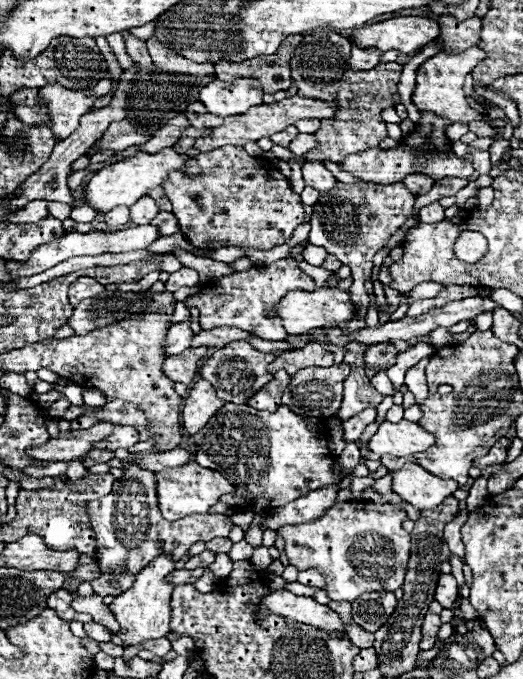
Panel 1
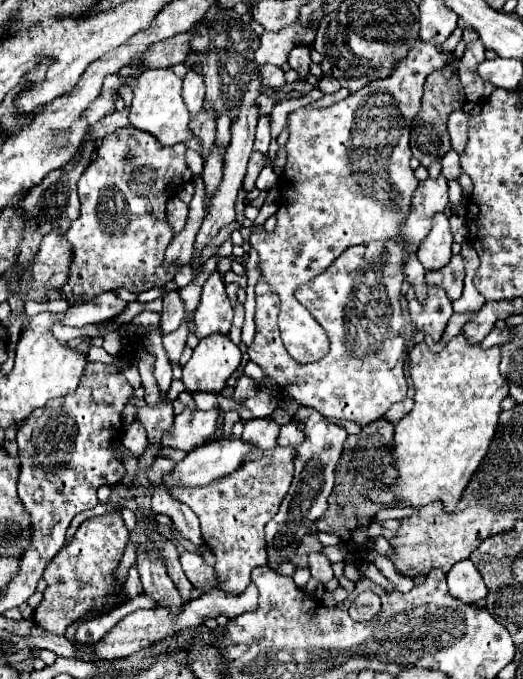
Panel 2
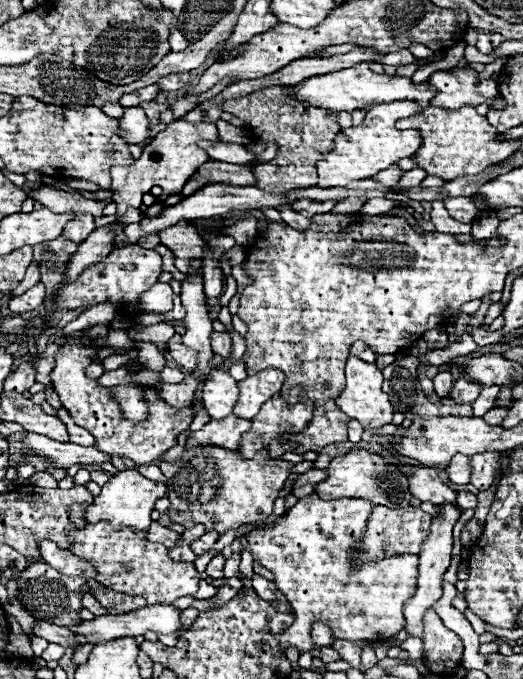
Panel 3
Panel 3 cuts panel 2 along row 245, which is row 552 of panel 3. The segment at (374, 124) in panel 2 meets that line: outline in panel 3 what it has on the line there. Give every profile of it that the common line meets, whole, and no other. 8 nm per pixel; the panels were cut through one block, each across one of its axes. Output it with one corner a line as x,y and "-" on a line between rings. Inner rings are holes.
310,494
306,498
300,498
274,528
254,530
246,536
254,560
274,574
276,588
286,594
286,598
292,602
296,612
294,624
278,634
278,646
282,650
296,648
298,652
310,652
312,650
310,622
318,618
324,618
324,622
332,628
334,638
340,638
340,640
388,640
406,626
402,608
406,600
410,600
416,592
418,556
400,554
390,558
366,560
358,568
352,566
352,552
364,536
366,522
372,514
372,508
374,504
368,500
358,500
358,498
322,500
318,498
318,494
-
296,580
300,582
300,586
292,586
296,584
-
314,610
320,610
320,616
316,616

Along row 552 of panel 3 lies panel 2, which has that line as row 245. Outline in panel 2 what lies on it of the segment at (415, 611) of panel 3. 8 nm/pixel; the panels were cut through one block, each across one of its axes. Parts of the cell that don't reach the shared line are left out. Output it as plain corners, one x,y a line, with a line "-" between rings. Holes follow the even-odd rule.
436,214
432,218
432,230
422,240
418,248
418,258
426,270
440,270
444,264
450,262
450,246
452,246
452,232
448,218
444,214

